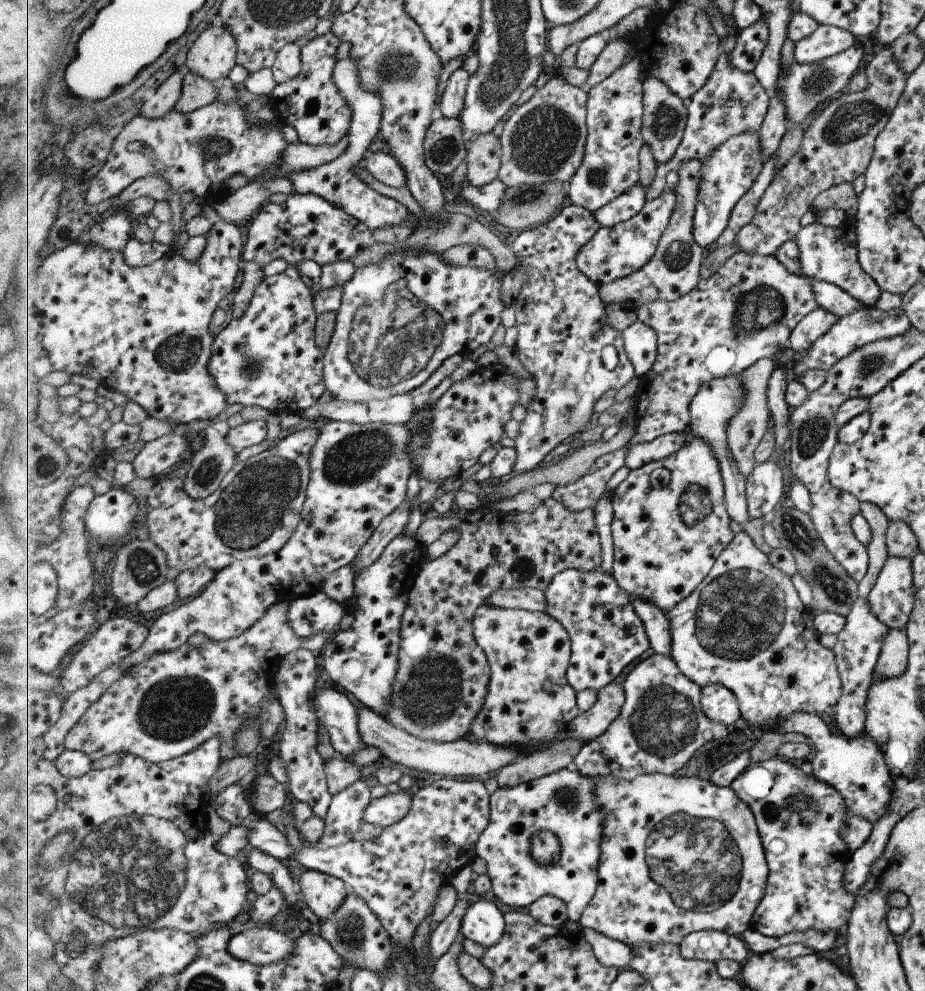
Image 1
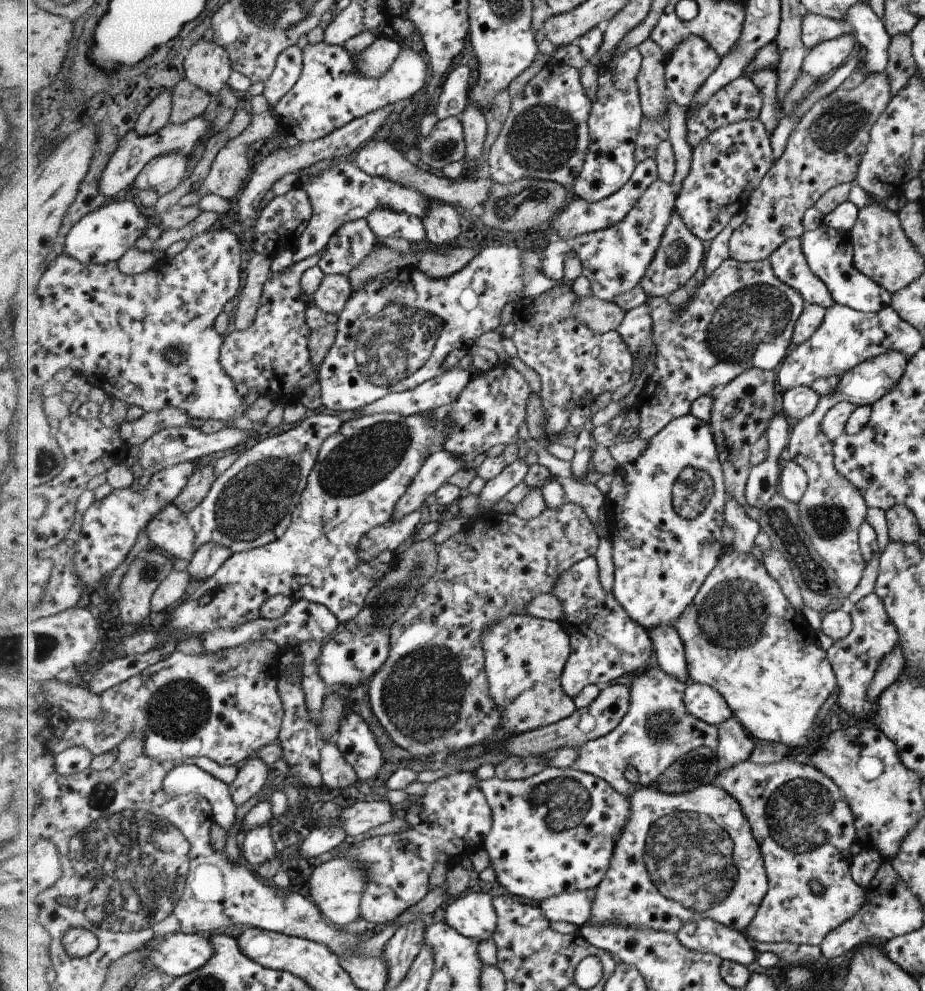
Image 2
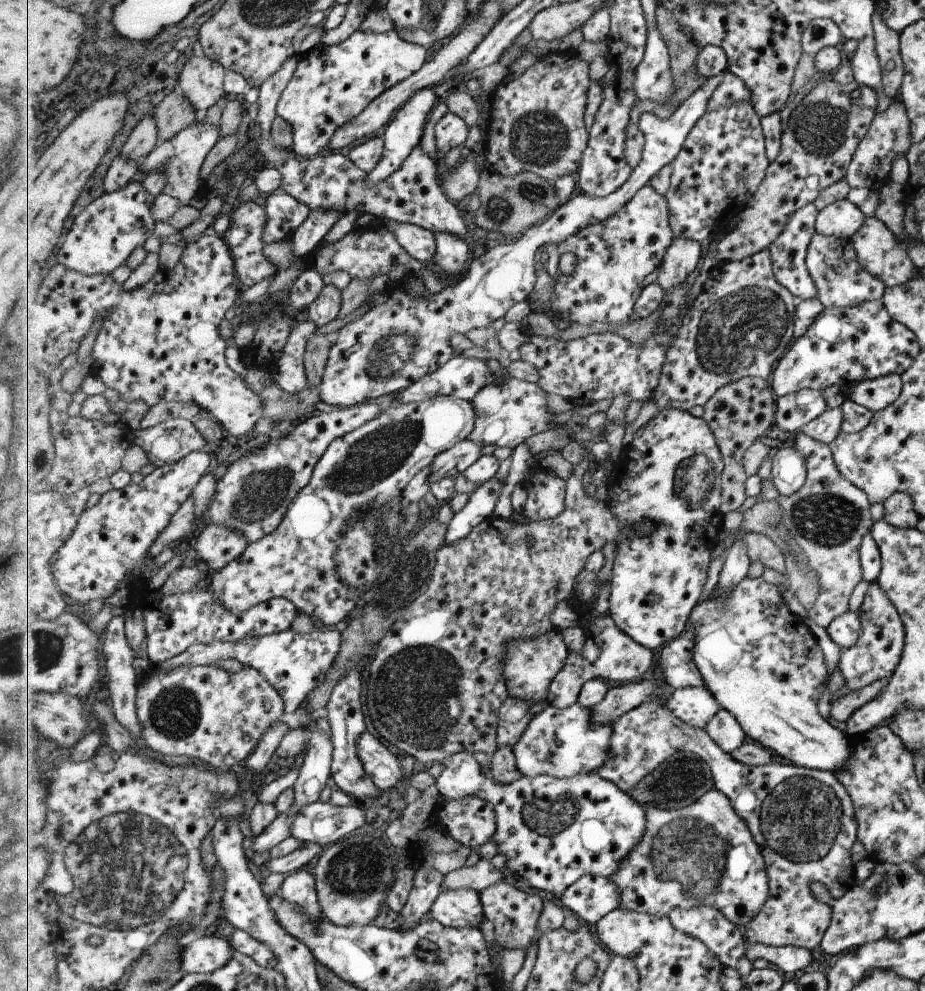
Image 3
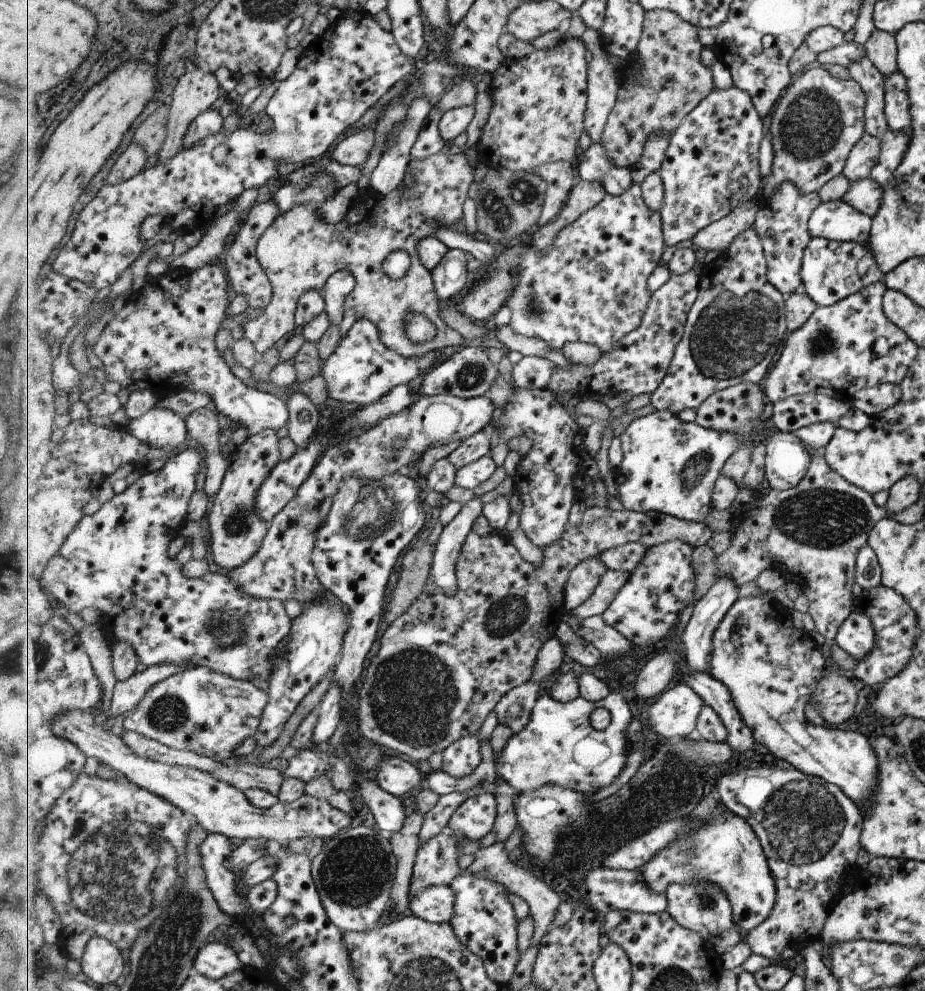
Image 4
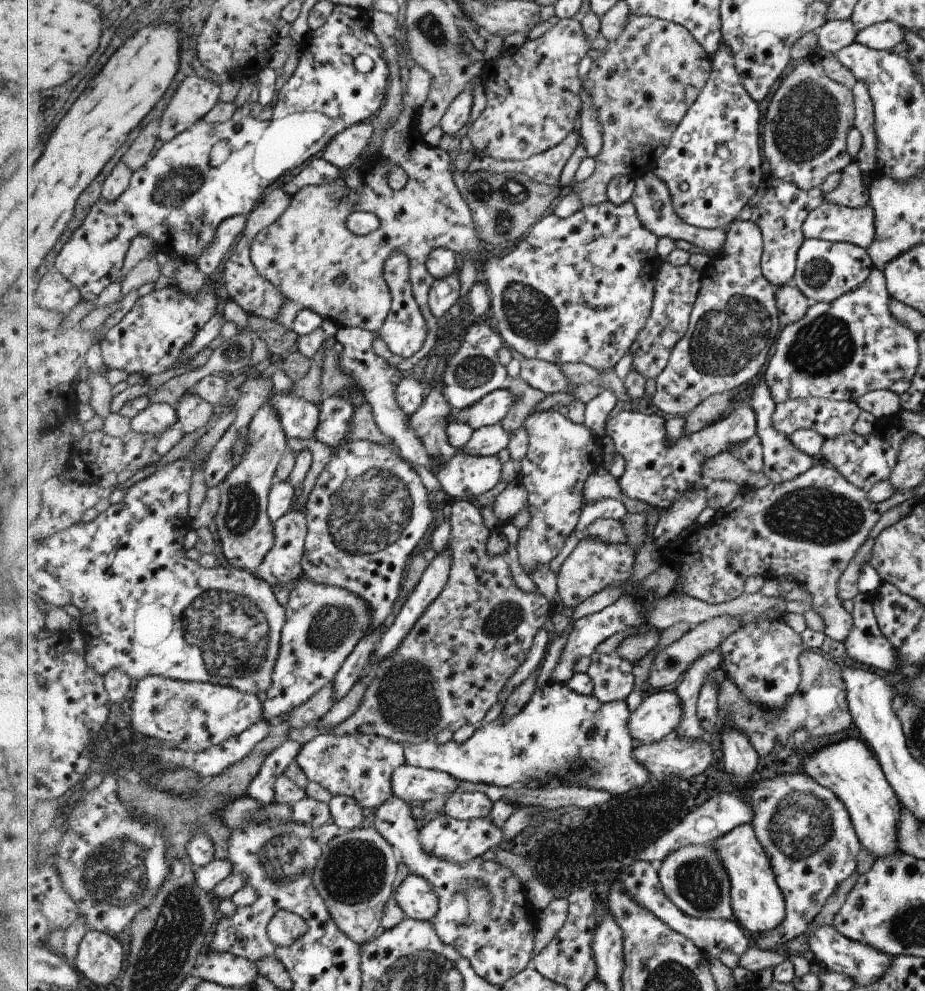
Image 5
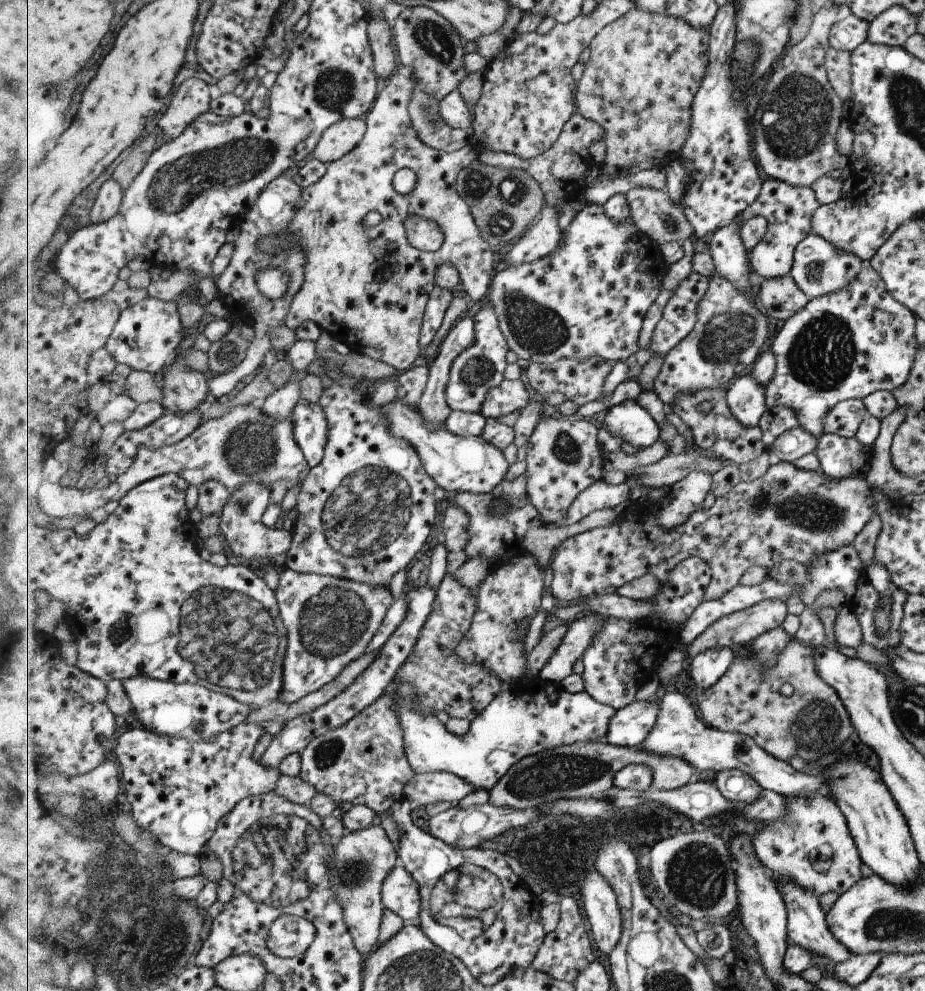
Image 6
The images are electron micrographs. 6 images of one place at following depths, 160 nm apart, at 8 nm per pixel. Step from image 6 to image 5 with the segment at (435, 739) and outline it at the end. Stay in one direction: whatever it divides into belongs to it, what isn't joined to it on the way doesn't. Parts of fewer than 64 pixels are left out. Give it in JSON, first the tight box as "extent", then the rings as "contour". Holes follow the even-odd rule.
{"extent":[404,681,650,796],"contour":[[[550,681],[543,688],[536,688],[535,694],[532,696],[532,700],[529,701],[524,709],[511,720],[504,721],[503,723],[493,721],[484,726],[484,729],[476,730],[472,738],[465,744],[456,743],[454,740],[445,744],[439,745],[431,741],[425,741],[418,745],[409,745],[404,747],[406,763],[408,765],[415,765],[424,769],[435,769],[449,773],[451,776],[456,777],[461,781],[471,781],[474,783],[489,783],[500,787],[513,787],[513,786],[532,786],[530,783],[538,783],[541,787],[551,787],[556,783],[553,782],[556,779],[559,781],[566,781],[566,784],[561,785],[579,785],[588,789],[597,789],[598,791],[610,792],[613,796],[624,795],[633,789],[638,789],[641,785],[644,785],[650,779],[650,772],[648,768],[641,764],[634,755],[634,748],[631,747],[631,734],[630,731],[630,717],[632,712],[629,711],[629,706],[625,700],[613,701],[612,703],[605,703],[599,700],[597,696],[593,695],[580,695],[573,689],[570,689],[565,683],[557,683]]]}

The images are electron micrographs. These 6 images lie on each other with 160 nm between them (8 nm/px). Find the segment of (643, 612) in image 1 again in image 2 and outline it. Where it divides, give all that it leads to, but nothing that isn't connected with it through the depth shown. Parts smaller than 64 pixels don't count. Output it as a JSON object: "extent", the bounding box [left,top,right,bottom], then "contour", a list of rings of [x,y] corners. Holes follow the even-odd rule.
{"extent":[650,626,690,682],"contour":[[[660,626],[650,630],[654,651],[657,653],[656,664],[683,682],[690,682],[685,643],[679,631],[673,626]]]}

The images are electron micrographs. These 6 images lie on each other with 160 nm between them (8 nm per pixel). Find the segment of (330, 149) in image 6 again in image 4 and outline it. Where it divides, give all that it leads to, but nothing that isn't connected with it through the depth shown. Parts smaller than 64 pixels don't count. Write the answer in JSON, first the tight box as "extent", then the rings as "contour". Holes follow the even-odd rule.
{"extent":[332,130,376,169],"contour":[[[376,130],[356,131],[355,134],[346,135],[345,138],[337,144],[332,152],[332,156],[338,163],[350,165],[358,169],[367,164],[376,146]]]}

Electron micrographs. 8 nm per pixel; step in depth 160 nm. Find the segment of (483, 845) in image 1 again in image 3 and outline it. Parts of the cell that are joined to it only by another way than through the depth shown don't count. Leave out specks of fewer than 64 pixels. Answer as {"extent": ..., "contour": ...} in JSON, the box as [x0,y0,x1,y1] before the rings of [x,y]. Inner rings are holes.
{"extent":[437,752,648,897],"contour":[[[460,752],[448,758],[444,764],[437,778],[443,798],[453,800],[473,795],[489,801],[496,808],[498,829],[495,842],[499,854],[506,857],[506,868],[518,874],[533,888],[552,892],[557,897],[562,896],[585,875],[610,877],[621,868],[622,860],[641,842],[648,827],[645,806],[597,772],[564,779],[551,775],[533,778],[523,776],[515,782],[503,784],[481,772],[479,762],[473,758],[472,752]]]}

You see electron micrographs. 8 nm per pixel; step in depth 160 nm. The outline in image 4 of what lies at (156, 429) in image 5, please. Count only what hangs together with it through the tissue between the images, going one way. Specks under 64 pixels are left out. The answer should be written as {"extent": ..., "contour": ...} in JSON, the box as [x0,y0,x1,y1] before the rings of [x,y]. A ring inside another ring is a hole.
{"extent":[127,407,190,453],"contour":[[[156,407],[146,412],[141,418],[131,421],[127,428],[140,441],[157,449],[165,449],[170,453],[177,453],[187,442],[190,436],[186,419],[169,409]]]}

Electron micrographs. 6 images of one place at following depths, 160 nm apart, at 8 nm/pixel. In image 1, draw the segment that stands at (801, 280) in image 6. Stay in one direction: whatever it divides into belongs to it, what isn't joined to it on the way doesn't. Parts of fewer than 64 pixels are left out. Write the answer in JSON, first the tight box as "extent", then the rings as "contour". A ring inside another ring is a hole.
{"extent":[793,219,880,308],"contour":[[[847,219],[841,226],[831,228],[821,226],[817,222],[800,227],[793,240],[797,245],[799,256],[798,265],[807,278],[815,279],[816,281],[823,281],[826,283],[833,283],[835,286],[847,291],[855,300],[860,302],[861,308],[871,308],[874,306],[874,302],[877,300],[880,288],[873,282],[873,279],[861,270],[860,264],[856,255],[856,232],[853,219]]]}

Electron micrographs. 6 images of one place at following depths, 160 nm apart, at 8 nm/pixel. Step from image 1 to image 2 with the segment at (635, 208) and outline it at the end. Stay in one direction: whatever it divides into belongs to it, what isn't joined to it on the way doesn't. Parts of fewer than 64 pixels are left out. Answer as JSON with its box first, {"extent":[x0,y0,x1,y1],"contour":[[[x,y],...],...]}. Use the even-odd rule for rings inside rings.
{"extent":[547,157,660,244],"contour":[[[651,157],[645,160],[645,162],[638,163],[628,183],[608,199],[590,203],[586,200],[575,198],[573,204],[570,204],[569,208],[566,208],[565,212],[562,212],[561,216],[558,216],[557,220],[554,220],[554,223],[547,230],[547,244],[549,242],[557,242],[559,239],[571,239],[579,235],[605,230],[619,224],[636,207],[636,204],[640,201],[643,194],[646,193],[646,190],[659,179],[660,170],[658,169],[658,162],[656,157]]]}

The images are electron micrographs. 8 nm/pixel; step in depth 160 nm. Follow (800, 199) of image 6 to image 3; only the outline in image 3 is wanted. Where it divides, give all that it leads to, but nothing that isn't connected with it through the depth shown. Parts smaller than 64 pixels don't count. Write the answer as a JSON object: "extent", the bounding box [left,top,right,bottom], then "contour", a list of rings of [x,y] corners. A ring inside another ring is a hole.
{"extent":[769,203,818,301],"contour":[[[813,203],[806,204],[799,210],[792,212],[785,223],[785,230],[769,248],[772,254],[772,265],[776,279],[782,285],[785,285],[786,291],[802,301],[815,299],[817,294],[815,283],[810,277],[804,261],[807,245],[815,233],[814,222],[817,213],[818,210]]]}

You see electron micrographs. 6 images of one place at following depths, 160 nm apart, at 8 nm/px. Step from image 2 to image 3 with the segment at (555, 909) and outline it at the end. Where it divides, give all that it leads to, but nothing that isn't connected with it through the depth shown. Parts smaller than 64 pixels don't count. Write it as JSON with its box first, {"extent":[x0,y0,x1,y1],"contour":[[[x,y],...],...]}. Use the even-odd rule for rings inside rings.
{"extent":[560,875,621,925],"contour":[[[585,875],[560,896],[563,908],[577,915],[585,924],[596,925],[606,914],[621,908],[620,890],[609,877]]]}

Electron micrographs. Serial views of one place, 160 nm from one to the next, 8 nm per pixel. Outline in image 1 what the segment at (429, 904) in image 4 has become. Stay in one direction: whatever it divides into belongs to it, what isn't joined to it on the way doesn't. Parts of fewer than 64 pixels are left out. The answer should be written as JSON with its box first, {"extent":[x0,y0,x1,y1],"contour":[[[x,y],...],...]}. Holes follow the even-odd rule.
{"extent":[462,898,506,948],"contour":[[[482,898],[472,899],[462,924],[462,937],[488,948],[499,943],[506,930],[505,915],[495,902],[487,902]]]}

